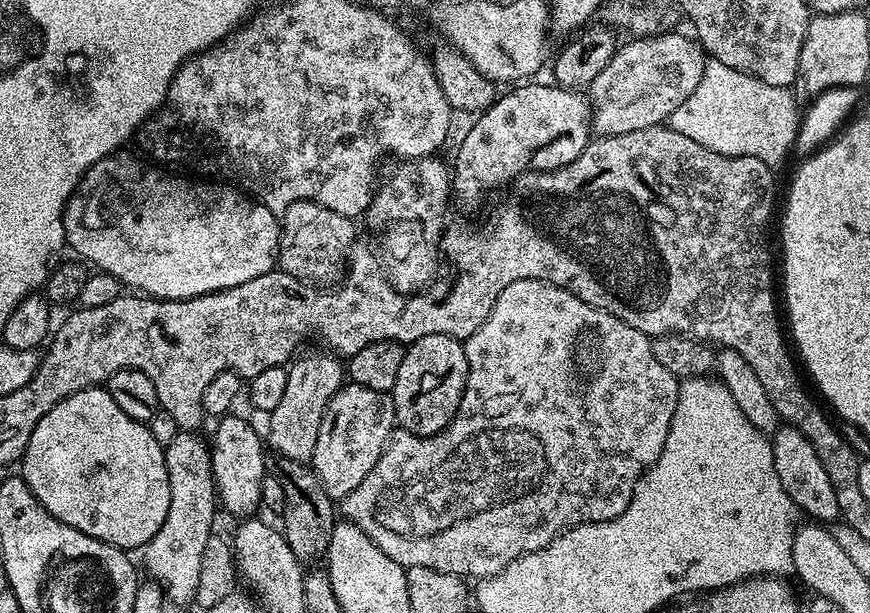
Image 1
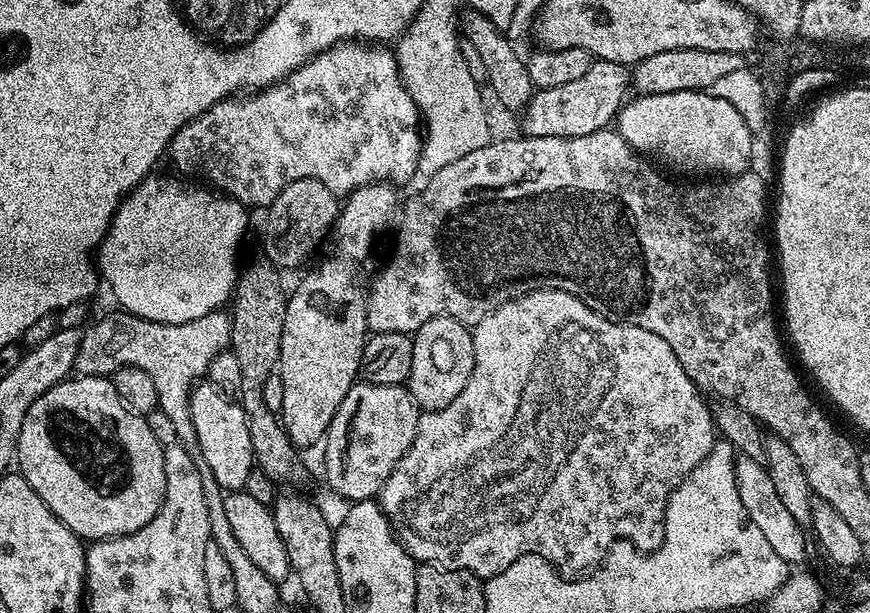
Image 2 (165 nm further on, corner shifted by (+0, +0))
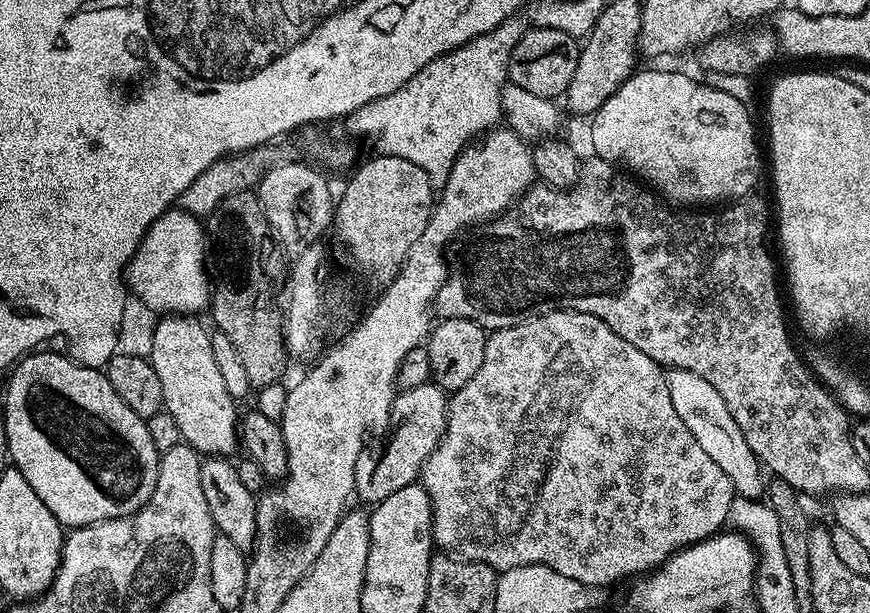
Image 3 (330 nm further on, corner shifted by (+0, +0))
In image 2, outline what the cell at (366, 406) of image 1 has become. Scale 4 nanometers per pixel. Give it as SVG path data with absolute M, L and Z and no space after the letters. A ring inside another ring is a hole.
M357 382L342 398L338 410L328 427L328 435L322 441L324 448L324 472L328 475L328 484L348 502L370 500L379 497L382 486L398 466L398 462L408 452L414 442L416 431L420 429L422 409L416 405L407 387L399 384L382 386Z

